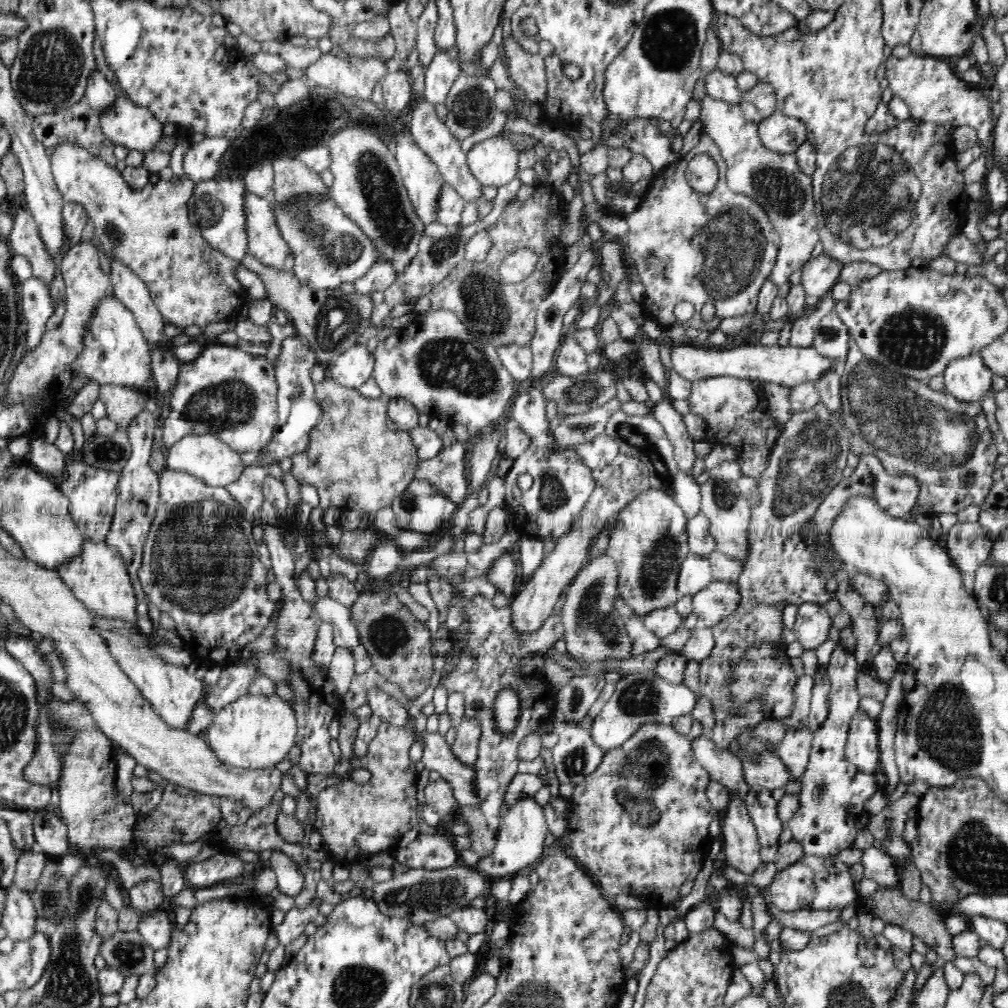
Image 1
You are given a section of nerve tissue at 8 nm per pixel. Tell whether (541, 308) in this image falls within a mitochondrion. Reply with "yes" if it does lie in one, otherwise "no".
no

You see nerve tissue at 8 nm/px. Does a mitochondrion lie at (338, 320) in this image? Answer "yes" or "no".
yes

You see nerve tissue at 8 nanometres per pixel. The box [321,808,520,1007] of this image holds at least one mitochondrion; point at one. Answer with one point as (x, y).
(434, 895)

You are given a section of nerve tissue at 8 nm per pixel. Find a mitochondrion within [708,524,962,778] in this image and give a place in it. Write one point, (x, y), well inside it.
(752, 753)

